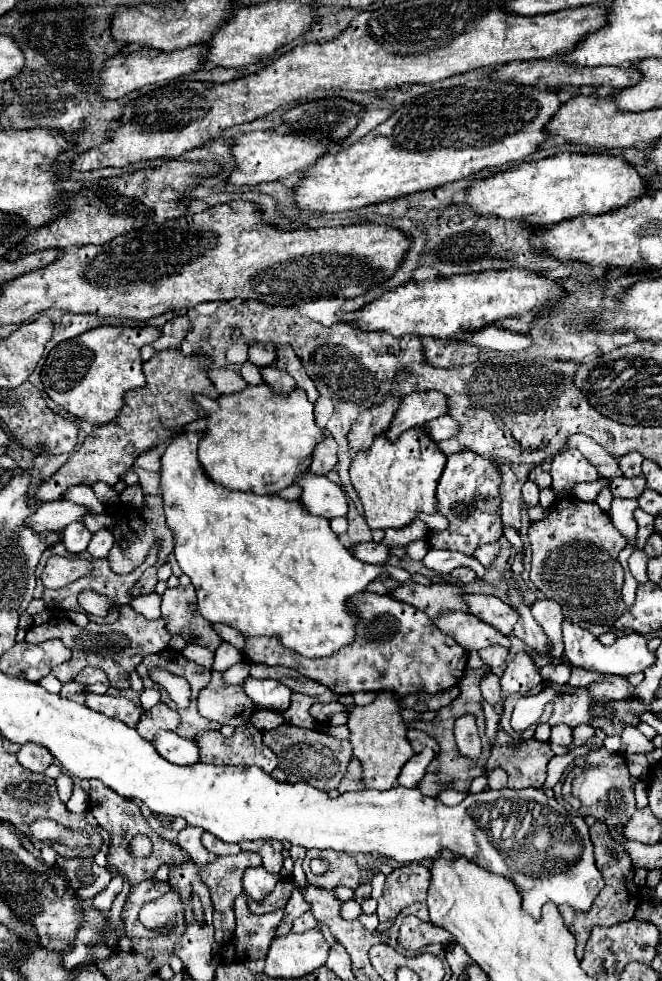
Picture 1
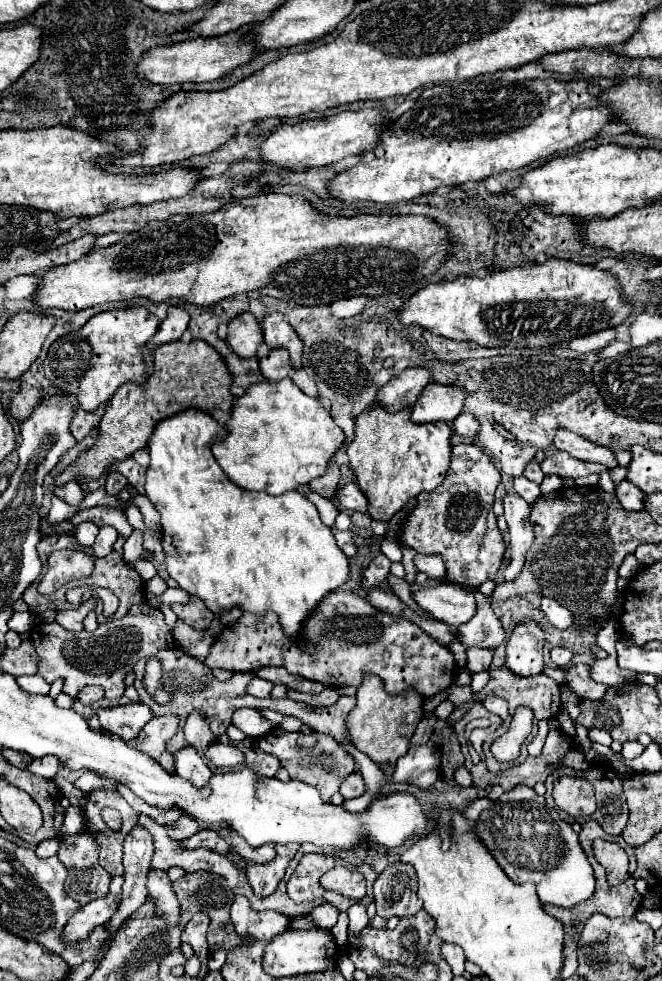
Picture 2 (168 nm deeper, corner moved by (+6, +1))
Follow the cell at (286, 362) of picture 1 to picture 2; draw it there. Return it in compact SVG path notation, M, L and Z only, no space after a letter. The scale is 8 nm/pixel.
M272 312L268 316L262 318L262 330L264 330L264 340L268 344L268 348L286 348L290 352L290 360L294 368L302 366L302 340L298 338L298 334L294 332L294 328L286 322L284 314L280 312Z

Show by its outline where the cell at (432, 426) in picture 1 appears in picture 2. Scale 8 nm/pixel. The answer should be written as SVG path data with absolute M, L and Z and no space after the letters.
M462 412L454 422L452 422L452 430L462 434L462 436L476 436L480 430L480 422L476 420L476 416L472 416L470 412Z

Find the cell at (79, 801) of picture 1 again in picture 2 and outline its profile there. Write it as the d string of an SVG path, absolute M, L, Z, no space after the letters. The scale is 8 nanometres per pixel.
M70 806L64 814L64 826L62 826L62 834L64 836L74 836L80 834L84 828L84 814L80 808Z

